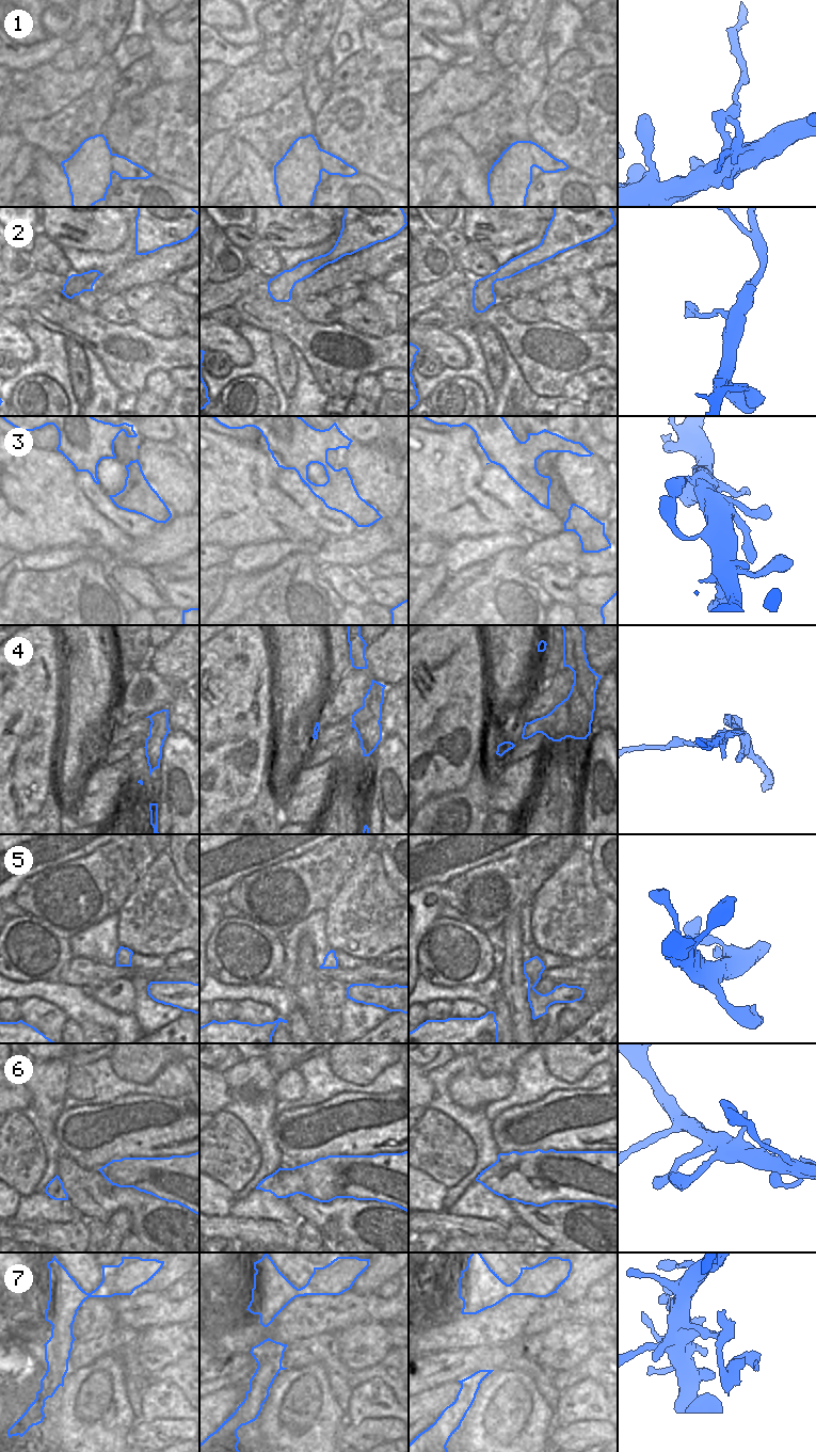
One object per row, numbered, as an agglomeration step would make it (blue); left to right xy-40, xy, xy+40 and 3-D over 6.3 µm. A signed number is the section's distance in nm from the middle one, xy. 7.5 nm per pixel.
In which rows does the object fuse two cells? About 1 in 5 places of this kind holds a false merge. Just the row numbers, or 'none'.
1, 4, 7

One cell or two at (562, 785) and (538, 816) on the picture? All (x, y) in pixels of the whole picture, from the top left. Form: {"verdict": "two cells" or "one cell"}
{"verdict": "one cell"}

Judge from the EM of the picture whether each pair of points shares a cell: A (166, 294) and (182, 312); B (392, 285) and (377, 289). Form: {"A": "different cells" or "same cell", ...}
{"A": "same cell", "B": "different cells"}

